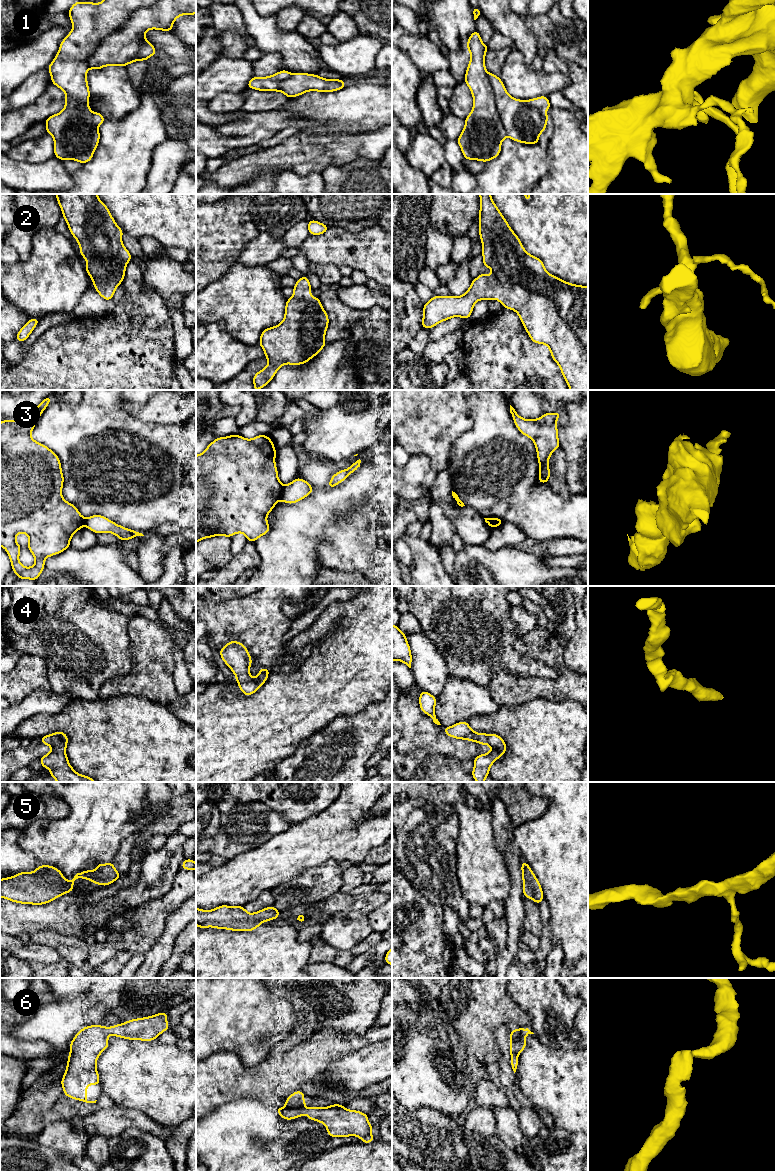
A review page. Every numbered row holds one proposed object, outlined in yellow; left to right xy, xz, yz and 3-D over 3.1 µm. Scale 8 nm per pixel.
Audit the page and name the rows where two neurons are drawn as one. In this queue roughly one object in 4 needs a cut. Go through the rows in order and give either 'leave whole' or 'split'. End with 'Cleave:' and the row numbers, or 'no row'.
1: leave whole
2: leave whole
3: split
4: leave whole
5: leave whole
6: leave whole
Cleave: 3

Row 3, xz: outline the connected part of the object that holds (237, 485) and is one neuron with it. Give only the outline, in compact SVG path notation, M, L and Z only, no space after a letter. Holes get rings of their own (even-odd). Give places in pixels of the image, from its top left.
M239 434L229 435L227 437L218 437L207 446L203 453L196 455L196 543L202 539L211 538L214 536L232 537L236 533L243 533L248 542L255 542L259 537L269 532L270 526L267 522L267 516L279 502L284 486L278 478L275 458L275 446L267 435L258 435L252 439L246 439Z

